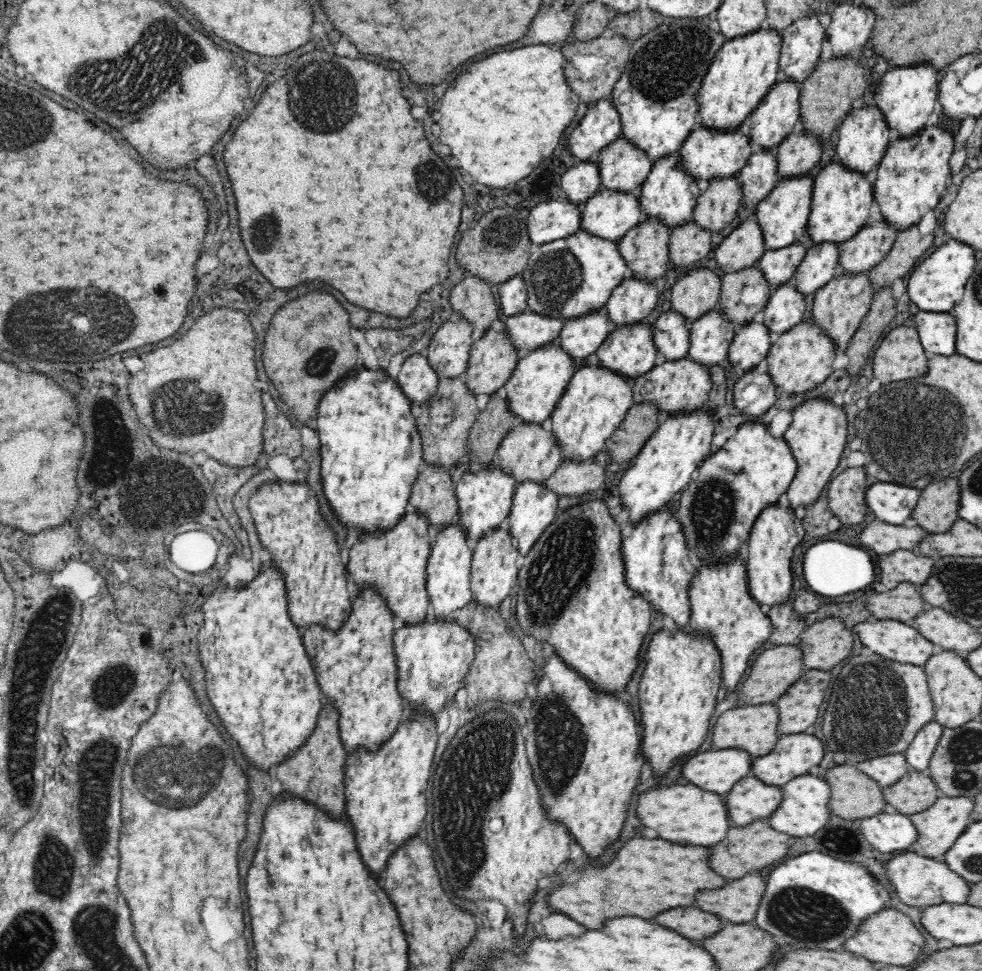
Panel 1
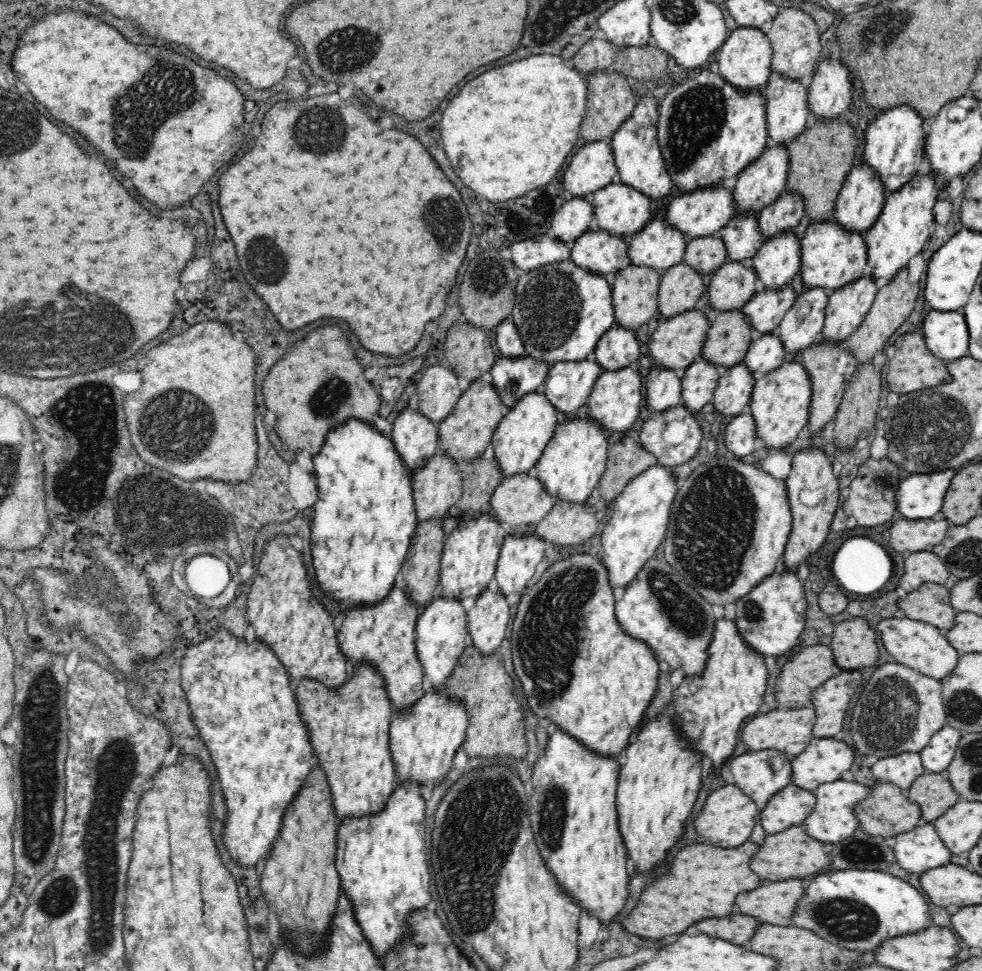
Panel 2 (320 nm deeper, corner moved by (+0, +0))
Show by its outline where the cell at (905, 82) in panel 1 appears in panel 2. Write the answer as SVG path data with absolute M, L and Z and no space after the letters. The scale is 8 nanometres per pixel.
M908 106L882 112L867 127L862 161L876 171L886 194L899 191L916 177L916 171L924 157L926 140L925 121Z

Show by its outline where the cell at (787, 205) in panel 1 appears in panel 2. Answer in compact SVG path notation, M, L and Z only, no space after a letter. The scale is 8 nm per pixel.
M792 231L768 239L751 258L750 264L764 289L780 290L794 280L801 266L801 244Z

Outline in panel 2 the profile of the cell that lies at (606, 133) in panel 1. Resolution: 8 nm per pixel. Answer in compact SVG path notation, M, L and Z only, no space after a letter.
M604 141L586 142L572 156L564 172L564 194L574 198L590 198L596 191L617 179L617 168L611 144Z

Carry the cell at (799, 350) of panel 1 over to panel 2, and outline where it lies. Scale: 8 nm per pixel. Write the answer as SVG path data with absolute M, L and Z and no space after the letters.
M786 362L776 372L755 378L751 403L748 411L755 424L758 445L771 453L784 451L808 424L812 387L807 370L796 362Z

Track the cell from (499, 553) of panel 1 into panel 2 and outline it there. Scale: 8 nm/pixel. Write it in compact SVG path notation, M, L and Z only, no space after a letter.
M491 585L476 599L474 603L467 606L467 623L469 641L483 657L491 657L497 654L506 636L506 628L510 622L510 606L506 603L506 596L502 595L495 585Z

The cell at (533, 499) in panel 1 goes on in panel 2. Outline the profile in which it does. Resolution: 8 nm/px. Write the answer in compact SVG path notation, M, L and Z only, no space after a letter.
M508 534L503 542L494 583L504 596L520 593L528 580L534 578L538 564L546 552L546 543L538 535Z

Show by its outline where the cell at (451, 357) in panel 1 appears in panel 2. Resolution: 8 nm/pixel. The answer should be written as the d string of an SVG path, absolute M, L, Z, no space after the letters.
M445 363L425 369L422 380L417 384L413 404L432 423L440 423L456 407L464 386Z

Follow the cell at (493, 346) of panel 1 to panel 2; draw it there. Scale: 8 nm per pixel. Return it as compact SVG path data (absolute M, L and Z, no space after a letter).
M479 380L472 386L464 387L464 392L450 416L438 423L439 450L446 453L448 459L456 463L456 466L480 458L486 450L489 450L498 423L508 411L508 408L501 404L492 384Z

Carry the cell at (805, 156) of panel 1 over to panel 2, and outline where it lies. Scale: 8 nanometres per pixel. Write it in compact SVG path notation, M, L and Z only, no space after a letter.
M784 191L780 198L764 207L758 216L758 231L766 242L778 233L791 231L804 216L804 201L800 195Z

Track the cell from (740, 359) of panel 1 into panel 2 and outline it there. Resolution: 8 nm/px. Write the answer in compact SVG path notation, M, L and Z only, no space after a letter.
M744 362L722 371L713 395L710 417L716 422L720 417L740 416L751 403L754 384L754 375Z

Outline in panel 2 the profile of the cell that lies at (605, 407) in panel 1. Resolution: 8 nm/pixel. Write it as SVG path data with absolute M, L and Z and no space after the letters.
M581 415L569 420L561 419L552 440L547 443L542 456L532 468L532 475L542 483L544 491L548 492L548 495L577 506L578 504L584 504L590 498L592 490L599 486L600 479L606 468L607 454L611 442L610 436L604 430L601 430L600 426L588 421L588 419L584 419Z

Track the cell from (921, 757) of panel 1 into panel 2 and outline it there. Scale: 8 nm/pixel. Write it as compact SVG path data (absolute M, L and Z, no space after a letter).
M948 724L934 733L928 746L919 752L926 772L945 774L954 758L961 736L959 730Z

